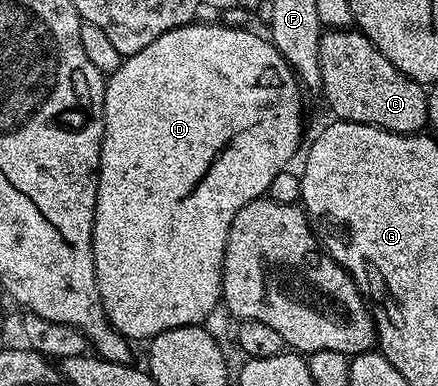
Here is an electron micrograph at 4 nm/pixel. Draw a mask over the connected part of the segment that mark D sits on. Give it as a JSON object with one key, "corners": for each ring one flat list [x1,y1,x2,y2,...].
{"corners":[[217,23,217,25,201,24,184,25,178,29,169,30,166,34,159,35,153,43,149,43,143,50,135,55,124,58,119,71,108,74,105,83,105,130,103,131,103,139,101,140,101,166,97,172,97,202,95,203,95,219,93,220,95,279,99,283,99,295,101,296,101,302,105,308,107,319,118,333,122,333,122,335,132,339,134,342,141,340,144,342,146,339,158,337,163,331,171,331,175,327,200,325,206,320,204,317,212,315,213,308,219,305,221,301,221,268,223,267,223,259,225,258,227,235,229,234,229,228,235,219,235,215,240,209,247,207,247,203,264,198,268,194,269,188,271,187,271,179,275,179,275,175,279,175,279,171,290,168,291,162,289,160,296,155,297,148,301,145,301,93,303,94,303,89,297,80,297,74,293,72,293,68,283,59,280,51,271,43,261,45,261,40,263,39,262,34,254,33,252,28,233,28,224,23]]}

